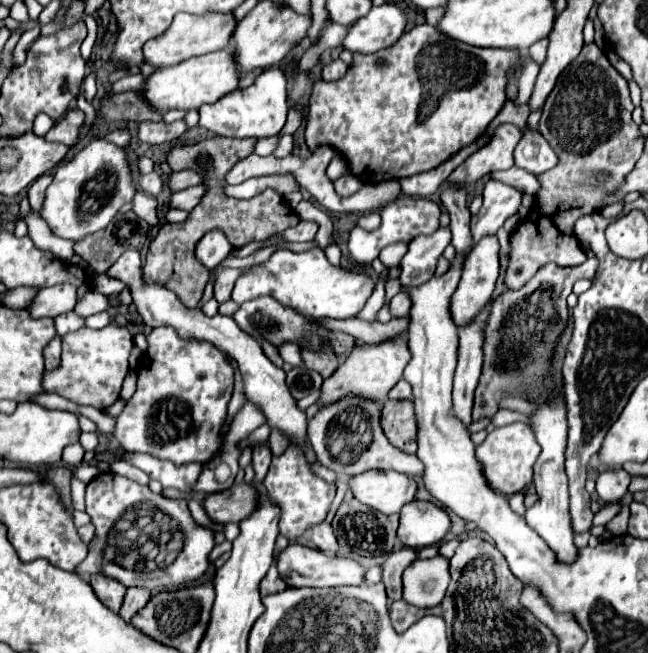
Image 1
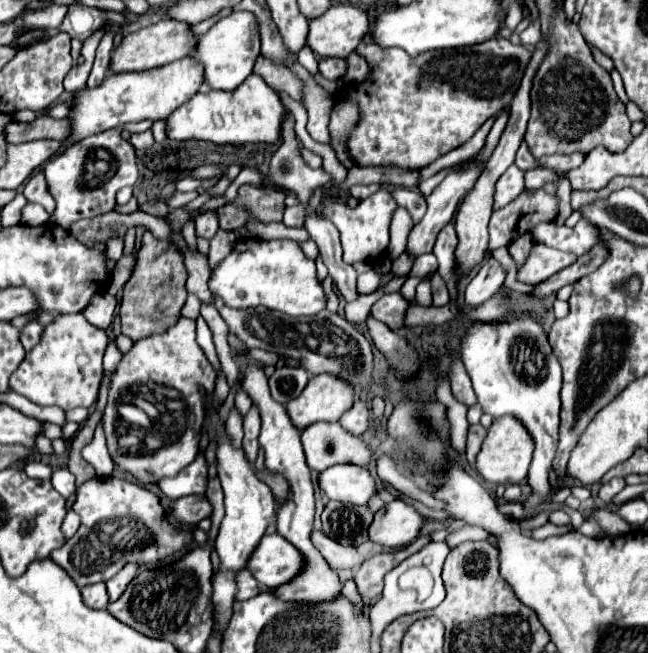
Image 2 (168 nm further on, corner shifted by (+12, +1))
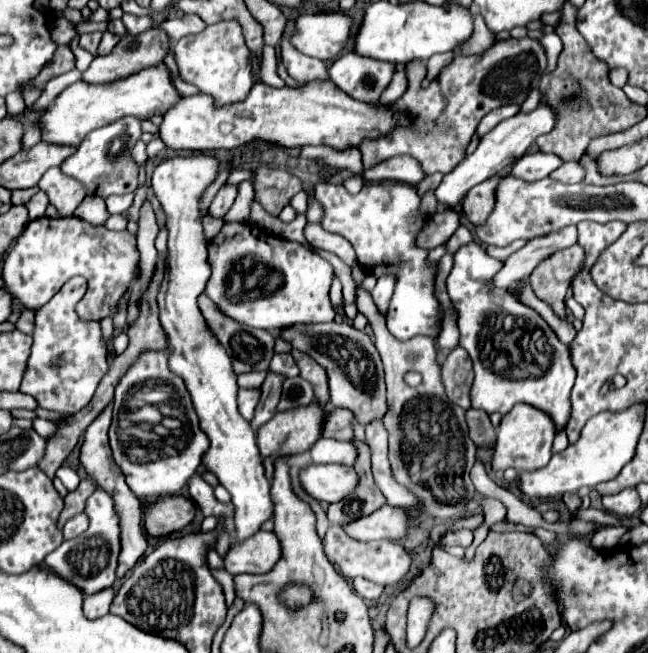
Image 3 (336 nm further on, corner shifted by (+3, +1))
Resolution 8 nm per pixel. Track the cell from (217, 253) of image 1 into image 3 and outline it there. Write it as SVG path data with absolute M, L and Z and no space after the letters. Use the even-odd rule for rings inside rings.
M223 184L219 188L219 192L215 194L211 206L209 206L209 214L215 216L215 218L223 218L229 212L229 208L233 206L233 202L235 202L237 188L239 188L239 184Z

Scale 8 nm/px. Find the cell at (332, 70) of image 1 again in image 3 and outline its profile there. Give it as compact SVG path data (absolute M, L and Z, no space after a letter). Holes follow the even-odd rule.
M353 52L337 58L329 68L331 80L345 94L361 102L379 102L379 96L391 82L393 74L395 64L363 58Z

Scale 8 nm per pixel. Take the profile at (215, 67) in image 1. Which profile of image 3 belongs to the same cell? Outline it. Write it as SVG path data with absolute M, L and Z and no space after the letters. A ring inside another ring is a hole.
M155 64L153 68L145 68L129 78L121 78L109 84L87 84L75 82L67 86L51 106L47 106L37 122L41 126L41 140L49 144L71 144L79 146L83 136L93 128L107 126L123 116L137 116L147 120L155 114L165 114L181 96L171 84L169 70L165 64Z

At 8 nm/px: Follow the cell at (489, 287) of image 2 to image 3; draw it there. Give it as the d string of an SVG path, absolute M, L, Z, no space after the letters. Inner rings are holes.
M567 226L563 230L545 234L545 236L537 236L533 240L529 240L521 250L517 250L515 254L511 254L503 268L495 274L493 282L497 288L509 288L515 282L529 278L529 274L533 272L533 268L549 258L553 252L569 248L577 244L577 226Z

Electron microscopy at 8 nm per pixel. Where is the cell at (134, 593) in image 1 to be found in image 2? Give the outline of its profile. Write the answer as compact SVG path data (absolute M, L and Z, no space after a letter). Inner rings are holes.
M126 564L112 580L106 582L110 600L118 600L118 596L124 594L124 588L128 588L128 584L134 580L136 572L138 572L138 566L136 564Z

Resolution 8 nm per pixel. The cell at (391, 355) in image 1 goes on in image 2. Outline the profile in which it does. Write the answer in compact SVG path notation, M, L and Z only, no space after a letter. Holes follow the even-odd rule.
M314 376L304 392L286 404L292 422L298 428L306 428L314 422L338 420L348 408L352 408L356 392L350 384L344 384L338 376Z

